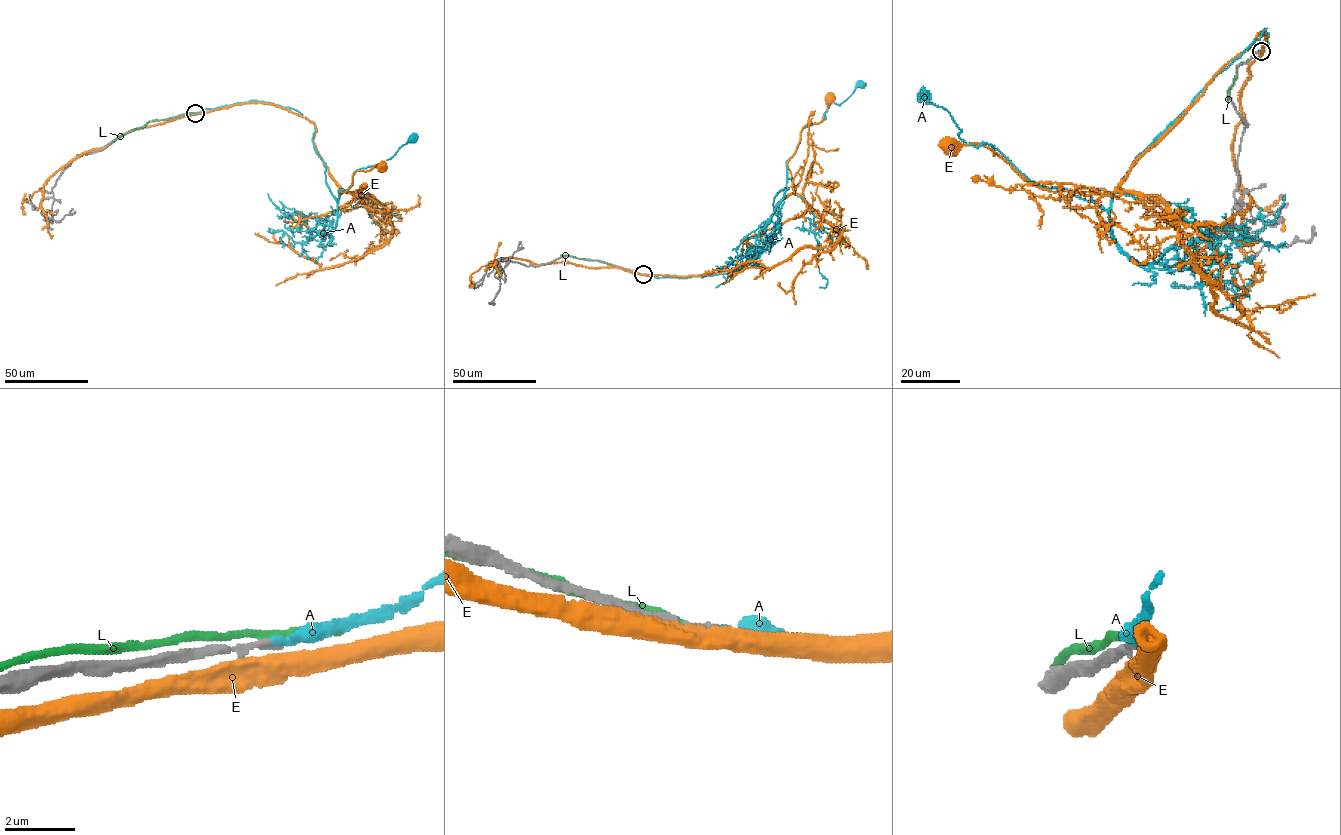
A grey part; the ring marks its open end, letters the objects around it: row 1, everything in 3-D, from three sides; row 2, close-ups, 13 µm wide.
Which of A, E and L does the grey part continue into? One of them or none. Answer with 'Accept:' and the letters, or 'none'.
Accept: A

